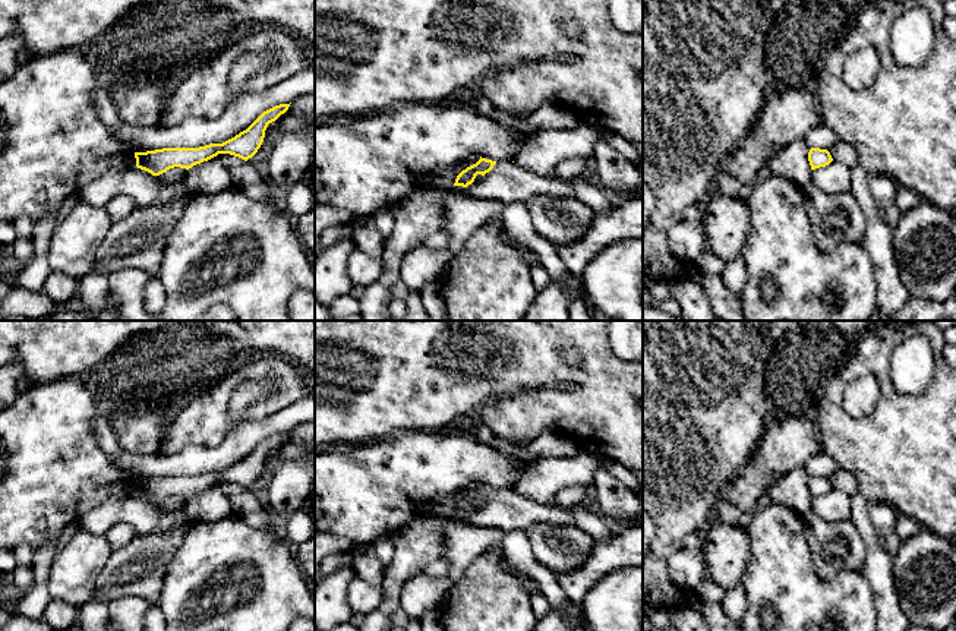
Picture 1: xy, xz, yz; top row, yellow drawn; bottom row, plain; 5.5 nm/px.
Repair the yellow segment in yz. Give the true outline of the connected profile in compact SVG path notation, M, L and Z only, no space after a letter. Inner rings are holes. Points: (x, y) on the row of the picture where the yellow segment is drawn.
M811 148L808 152L811 183L829 193L851 192L851 168L834 161L827 149Z

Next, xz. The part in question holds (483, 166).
M482 157L457 176L451 192L504 205L527 202L533 196L543 195L574 196L570 182L534 174L512 161L496 163Z

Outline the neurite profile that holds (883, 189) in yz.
M868 174L868 189L878 206L880 218L895 228L902 217L902 211L896 205L896 193L899 186L889 176Z

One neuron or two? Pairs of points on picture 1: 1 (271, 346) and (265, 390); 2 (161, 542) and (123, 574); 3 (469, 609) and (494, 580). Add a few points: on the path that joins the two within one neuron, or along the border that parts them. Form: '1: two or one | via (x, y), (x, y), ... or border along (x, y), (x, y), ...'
1: two | border along (234, 387), (249, 379), (268, 379), (277, 393)
2: one | via (152, 551), (132, 570)
3: one | via (476, 602), (488, 587)

